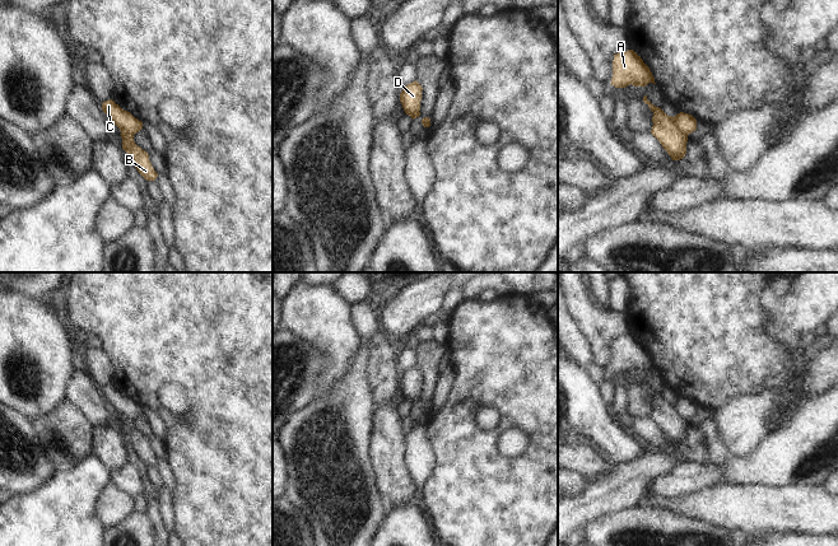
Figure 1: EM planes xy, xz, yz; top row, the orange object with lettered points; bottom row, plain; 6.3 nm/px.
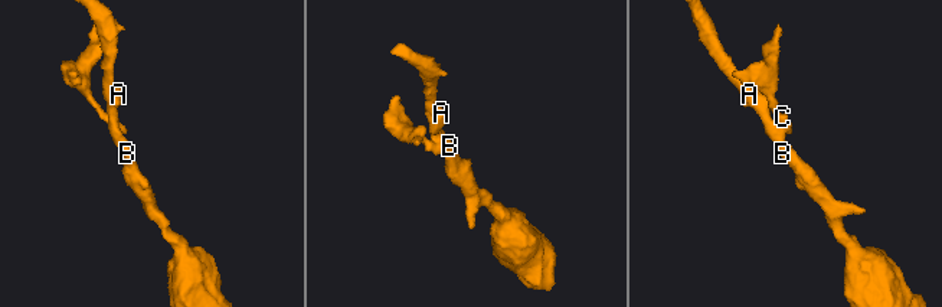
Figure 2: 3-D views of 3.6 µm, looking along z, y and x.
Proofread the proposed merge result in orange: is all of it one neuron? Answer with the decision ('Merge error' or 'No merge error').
Merge error

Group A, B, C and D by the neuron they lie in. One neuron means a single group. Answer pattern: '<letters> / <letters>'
A B D / C

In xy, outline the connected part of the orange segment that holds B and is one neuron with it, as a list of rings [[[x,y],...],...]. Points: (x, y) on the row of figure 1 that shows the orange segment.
[[[121,131],[120,135],[122,137],[122,149],[127,153],[138,172],[146,181],[155,181],[158,173],[154,171],[149,160],[149,154],[135,144],[134,135],[125,134],[124,131]]]

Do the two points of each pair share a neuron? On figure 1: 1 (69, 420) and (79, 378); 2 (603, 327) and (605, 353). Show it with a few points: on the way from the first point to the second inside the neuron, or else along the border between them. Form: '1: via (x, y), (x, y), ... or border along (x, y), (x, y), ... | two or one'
1: border along (65, 400), (93, 426) | two
2: via (603, 334), (603, 346) | one

